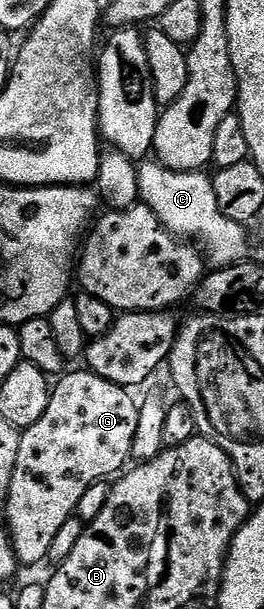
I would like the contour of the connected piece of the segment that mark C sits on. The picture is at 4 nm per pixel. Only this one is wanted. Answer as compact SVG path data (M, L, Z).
M158 161L140 162L138 168L140 200L153 209L153 213L157 213L172 235L194 241L209 259L211 254L212 261L219 267L230 267L232 263L242 263L248 258L248 228L244 224L229 221L229 217L221 213L210 174L203 171L174 171Z

